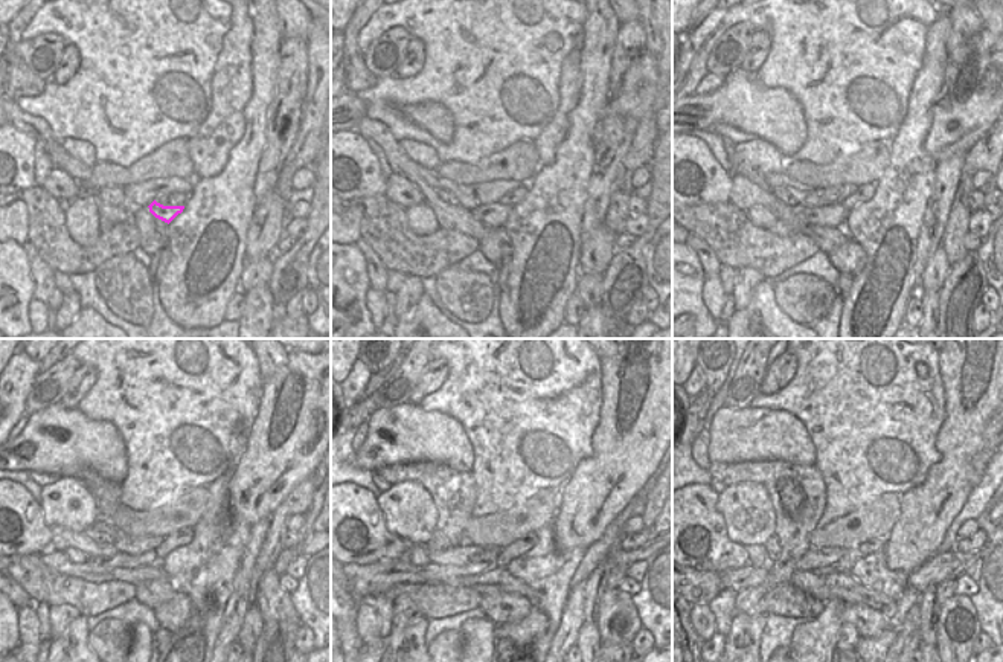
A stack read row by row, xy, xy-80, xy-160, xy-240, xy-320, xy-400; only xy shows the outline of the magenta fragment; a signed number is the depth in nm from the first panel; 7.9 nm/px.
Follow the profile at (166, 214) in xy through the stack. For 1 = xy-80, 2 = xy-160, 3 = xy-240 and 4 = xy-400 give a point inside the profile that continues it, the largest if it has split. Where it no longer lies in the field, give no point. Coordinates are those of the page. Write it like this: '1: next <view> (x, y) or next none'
1: next xy-80 (494, 214)
2: next xy-160 (834, 215)
3: next xy-240 (121, 559)
4: next xy-400 (735, 580)

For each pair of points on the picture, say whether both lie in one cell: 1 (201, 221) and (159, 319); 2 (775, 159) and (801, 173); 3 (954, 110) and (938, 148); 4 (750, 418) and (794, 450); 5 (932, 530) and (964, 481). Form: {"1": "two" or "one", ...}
{"1": "two", "2": "two", "3": "one", "4": "one", "5": "one"}

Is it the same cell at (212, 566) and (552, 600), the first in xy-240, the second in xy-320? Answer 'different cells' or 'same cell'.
same cell

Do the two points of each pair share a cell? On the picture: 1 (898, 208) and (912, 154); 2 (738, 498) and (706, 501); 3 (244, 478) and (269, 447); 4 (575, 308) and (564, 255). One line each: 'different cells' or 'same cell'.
1: same cell
2: different cells
3: same cell
4: different cells

